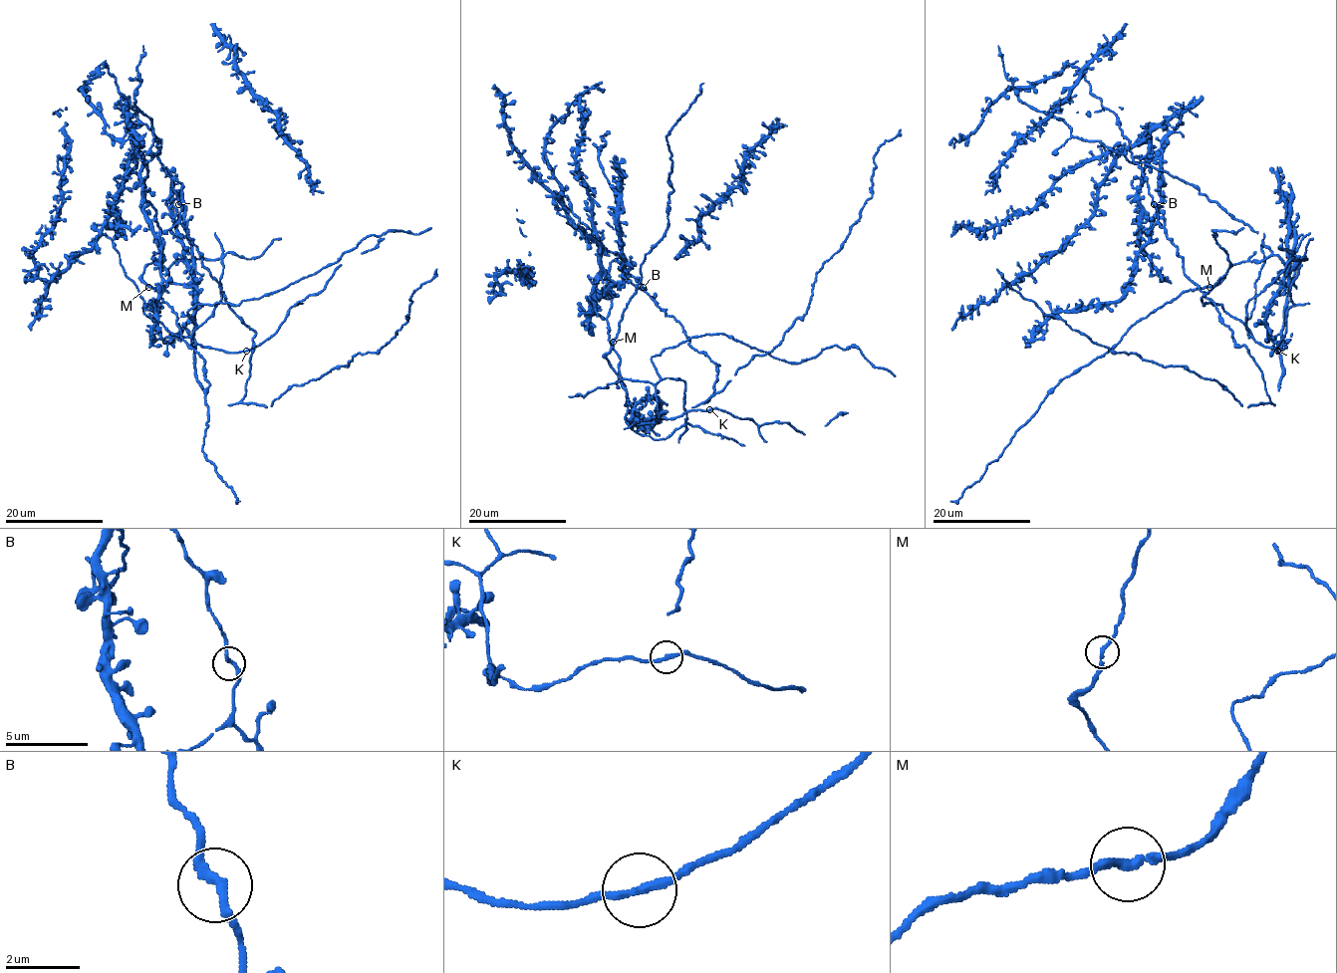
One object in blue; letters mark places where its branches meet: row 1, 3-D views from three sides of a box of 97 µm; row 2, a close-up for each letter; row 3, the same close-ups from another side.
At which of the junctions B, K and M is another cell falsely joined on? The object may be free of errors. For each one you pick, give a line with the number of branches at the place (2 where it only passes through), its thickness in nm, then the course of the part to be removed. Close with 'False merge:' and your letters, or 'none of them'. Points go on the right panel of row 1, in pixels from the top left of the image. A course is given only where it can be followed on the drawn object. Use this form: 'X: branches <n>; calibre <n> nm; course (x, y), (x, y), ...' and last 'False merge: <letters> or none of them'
False merge: none of them

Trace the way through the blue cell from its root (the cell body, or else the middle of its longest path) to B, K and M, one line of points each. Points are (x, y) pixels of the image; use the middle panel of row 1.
B: (653, 362), (654, 356), (690, 339), (682, 326), (672, 316), (667, 316), (643, 287)
K: (653, 362), (660, 376), (655, 395), (657, 410), (662, 415), (674, 419), (690, 410), (709, 409)
M: (653, 362), (660, 376), (655, 386), (659, 416), (632, 426), (625, 420), (625, 387), (606, 358), (613, 342)

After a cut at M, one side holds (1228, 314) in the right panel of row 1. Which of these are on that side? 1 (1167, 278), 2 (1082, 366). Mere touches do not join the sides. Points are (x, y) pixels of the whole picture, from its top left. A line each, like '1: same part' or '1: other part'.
1: same part
2: other part

